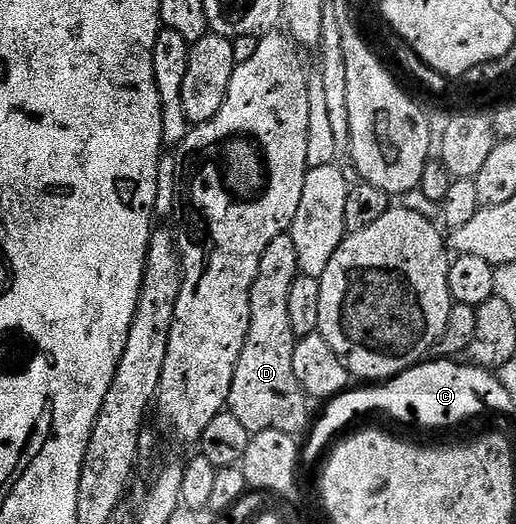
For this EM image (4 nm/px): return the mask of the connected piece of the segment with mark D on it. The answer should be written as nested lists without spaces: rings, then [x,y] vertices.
[[[284,234],[273,238],[259,259],[257,276],[249,294],[249,314],[247,318],[247,333],[241,346],[241,354],[235,363],[231,385],[227,388],[226,411],[241,422],[250,434],[261,431],[283,431],[294,437],[307,424],[308,401],[302,391],[297,390],[294,376],[291,373],[291,351],[293,347],[293,329],[287,318],[287,298],[291,286],[297,279],[295,251],[291,245],[290,235]]]

